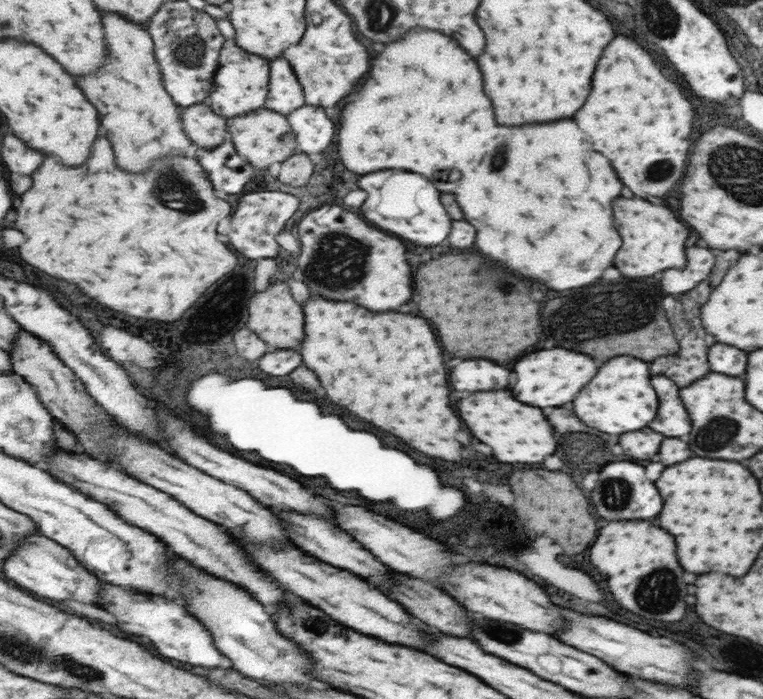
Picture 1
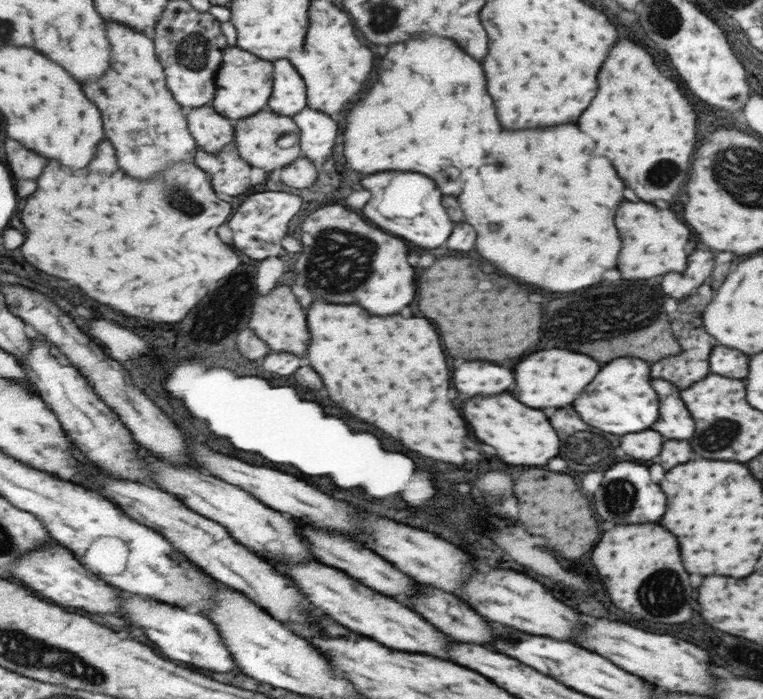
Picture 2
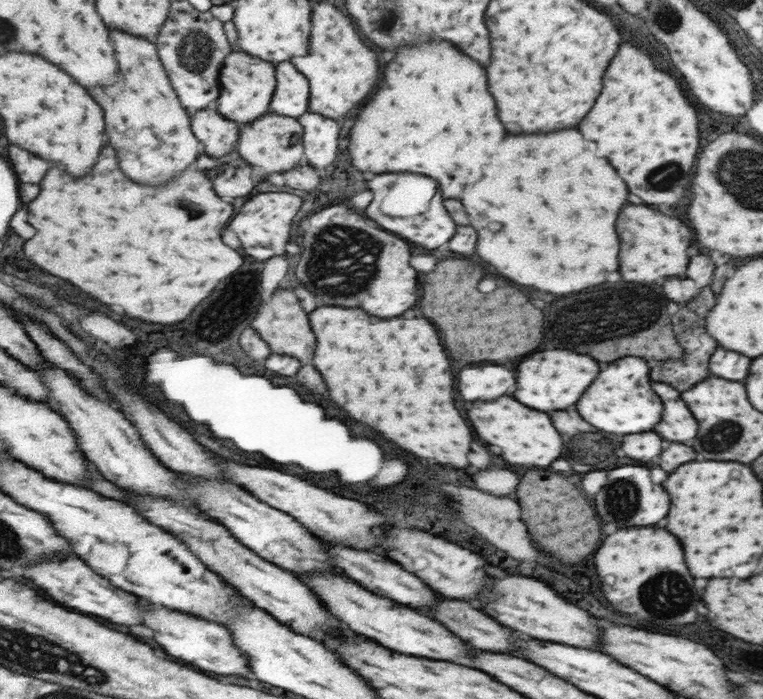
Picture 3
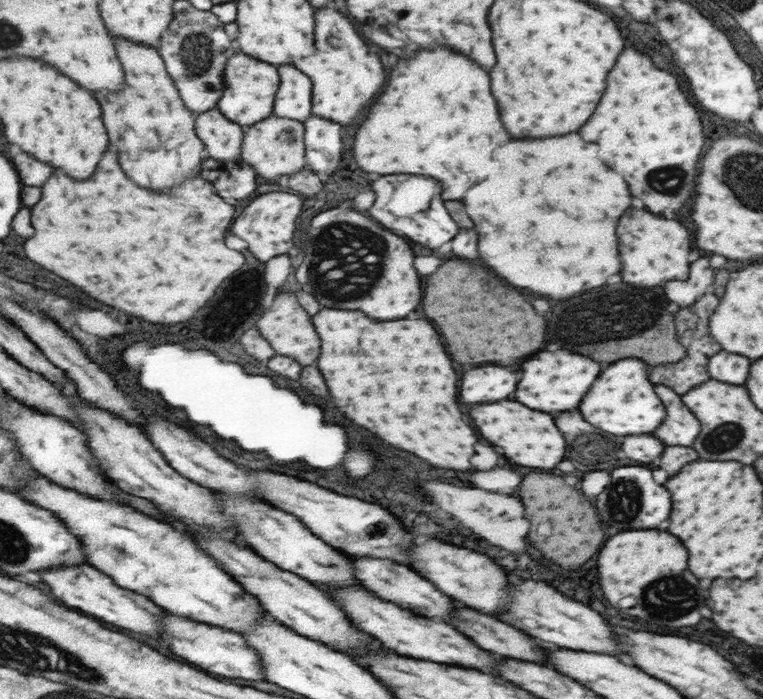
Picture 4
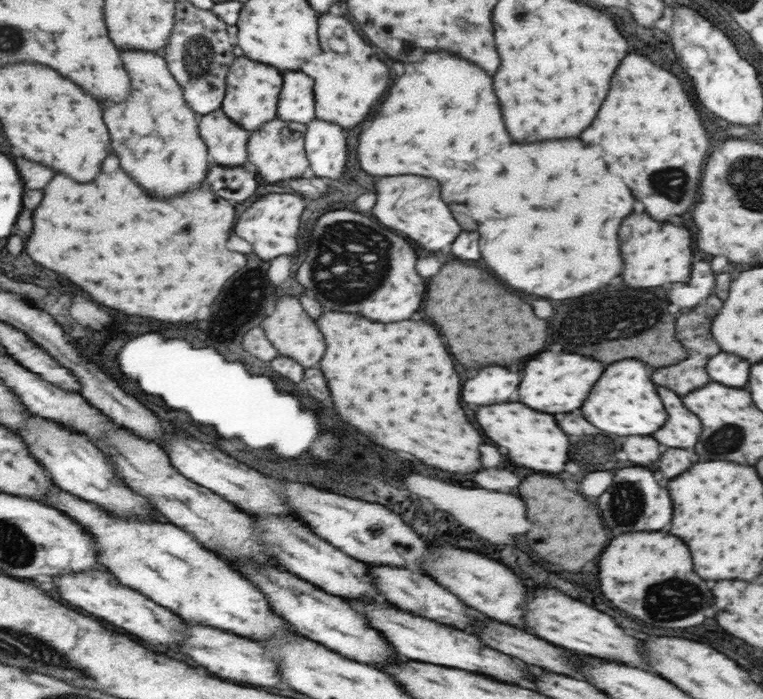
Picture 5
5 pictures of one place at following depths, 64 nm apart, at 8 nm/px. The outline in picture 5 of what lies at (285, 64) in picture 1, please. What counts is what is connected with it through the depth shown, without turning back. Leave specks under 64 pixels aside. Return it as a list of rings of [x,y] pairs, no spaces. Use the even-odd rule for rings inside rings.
[[[283,72],[285,76],[285,86],[283,86],[283,94],[279,100],[279,120],[289,120],[293,124],[313,124],[319,116],[317,116],[317,96],[315,96],[315,82],[311,76],[307,76],[307,72]]]

